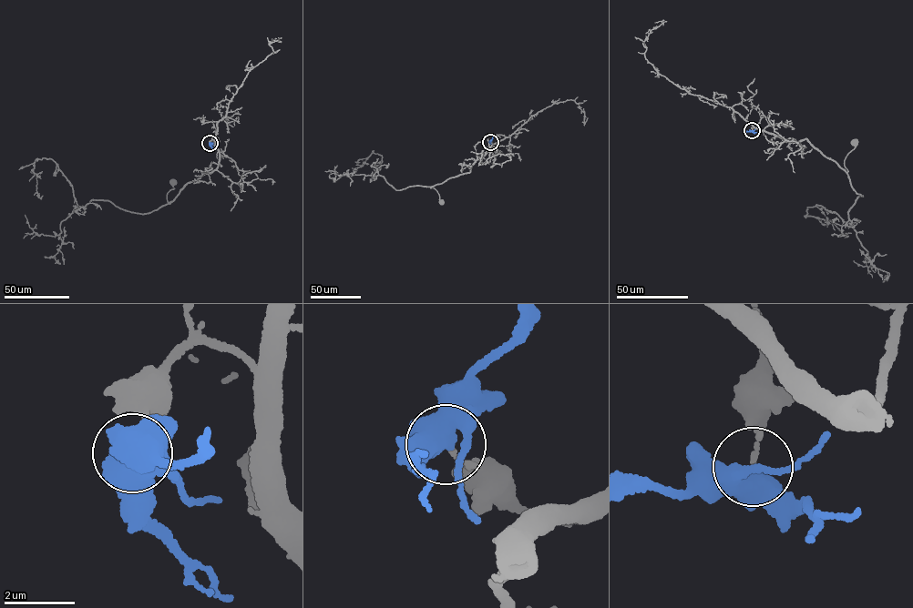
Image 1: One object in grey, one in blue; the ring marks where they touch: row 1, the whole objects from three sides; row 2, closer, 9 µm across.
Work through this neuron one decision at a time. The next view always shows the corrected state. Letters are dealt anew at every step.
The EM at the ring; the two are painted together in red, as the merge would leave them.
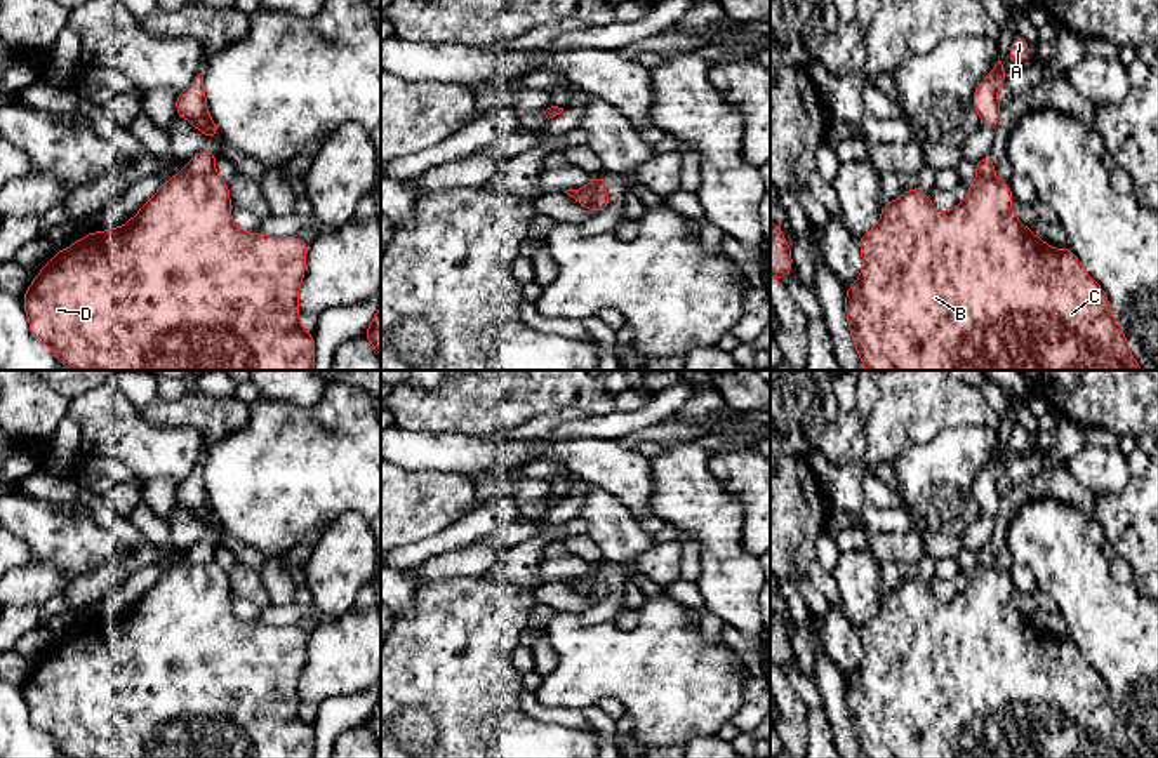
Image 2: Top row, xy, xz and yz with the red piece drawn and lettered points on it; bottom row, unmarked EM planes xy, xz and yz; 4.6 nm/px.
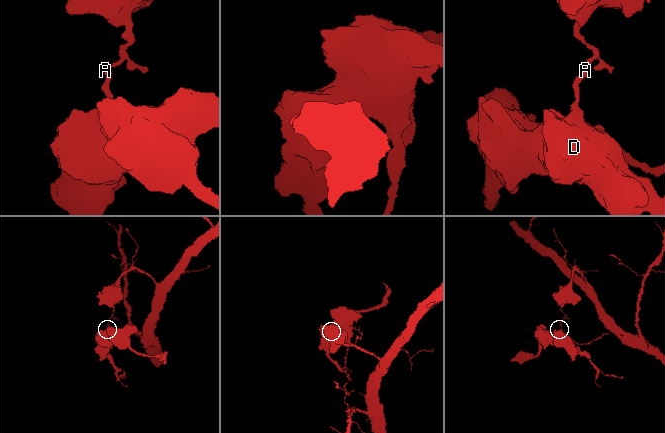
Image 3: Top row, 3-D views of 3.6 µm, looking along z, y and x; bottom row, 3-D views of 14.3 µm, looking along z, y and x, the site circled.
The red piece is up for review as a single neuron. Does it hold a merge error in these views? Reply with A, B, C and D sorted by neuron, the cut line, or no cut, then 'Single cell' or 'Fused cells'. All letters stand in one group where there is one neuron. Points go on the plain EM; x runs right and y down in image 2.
Groups: A / B C D. Split along xy (185, 560), (192, 564), (212, 562). Fused cells

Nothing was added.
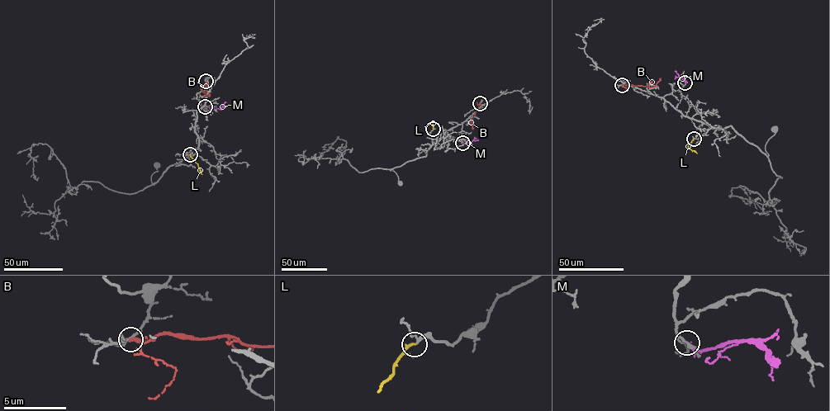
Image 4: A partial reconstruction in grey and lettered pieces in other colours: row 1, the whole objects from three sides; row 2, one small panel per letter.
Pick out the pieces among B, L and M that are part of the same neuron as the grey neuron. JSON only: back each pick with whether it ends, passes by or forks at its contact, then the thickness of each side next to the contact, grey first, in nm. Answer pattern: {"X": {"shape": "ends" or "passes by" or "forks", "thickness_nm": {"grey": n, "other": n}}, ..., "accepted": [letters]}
{"L": {"shape": "ends", "thickness_nm": {"grey": 160, "other": 190}}, "accepted": ["L"]}

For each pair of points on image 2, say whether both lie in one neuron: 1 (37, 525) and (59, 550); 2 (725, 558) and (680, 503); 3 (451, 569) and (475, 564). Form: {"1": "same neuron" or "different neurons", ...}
{"1": "same neuron", "2": "same neuron", "3": "same neuron"}

